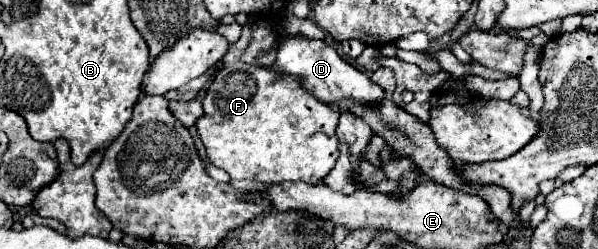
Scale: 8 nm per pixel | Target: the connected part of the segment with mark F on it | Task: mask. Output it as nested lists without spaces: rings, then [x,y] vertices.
[[[241,41],[229,45],[225,59],[231,63],[217,71],[203,99],[207,113],[197,121],[197,129],[209,161],[225,169],[231,179],[255,179],[265,185],[285,181],[315,185],[323,181],[339,157],[335,135],[339,111],[307,95],[307,89],[293,75],[239,63],[243,49]]]

